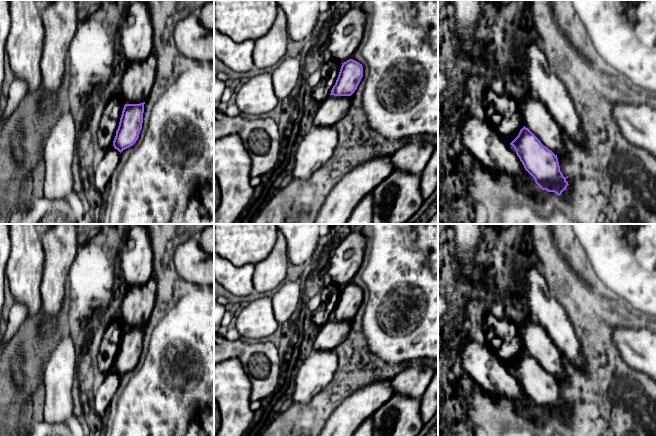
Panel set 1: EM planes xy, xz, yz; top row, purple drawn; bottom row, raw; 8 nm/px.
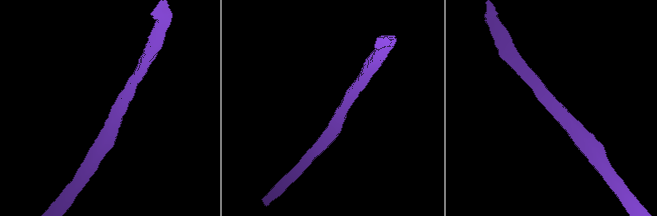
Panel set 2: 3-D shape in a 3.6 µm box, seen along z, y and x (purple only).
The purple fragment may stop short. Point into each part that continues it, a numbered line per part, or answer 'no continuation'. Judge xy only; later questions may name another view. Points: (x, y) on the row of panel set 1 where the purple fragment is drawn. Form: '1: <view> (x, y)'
no continuation

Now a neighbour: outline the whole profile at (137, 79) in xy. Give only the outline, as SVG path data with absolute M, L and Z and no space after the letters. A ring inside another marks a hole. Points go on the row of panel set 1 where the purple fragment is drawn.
M152 53L146 60L124 65L118 77L121 80L120 95L125 104L140 104L147 100L156 76L156 57Z

